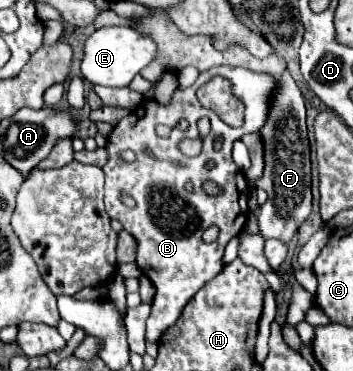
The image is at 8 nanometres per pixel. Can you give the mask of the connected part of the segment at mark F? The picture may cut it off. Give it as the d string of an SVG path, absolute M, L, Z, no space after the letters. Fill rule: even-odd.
M290 73L280 75L280 93L276 93L272 109L268 109L268 123L264 123L258 133L264 141L264 175L258 181L258 187L268 193L268 201L260 207L258 213L260 235L264 239L290 241L312 211L312 163L306 129L306 109L302 93Z

